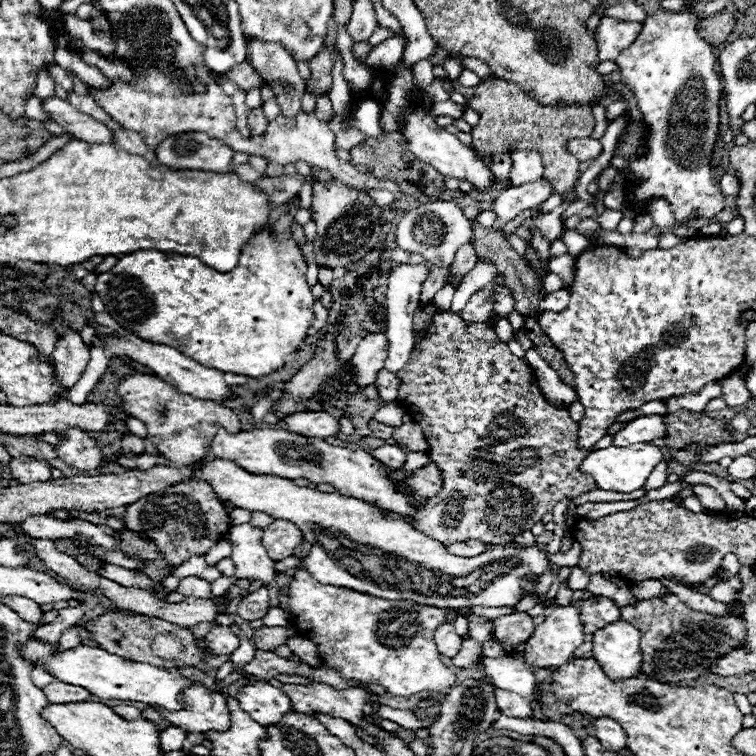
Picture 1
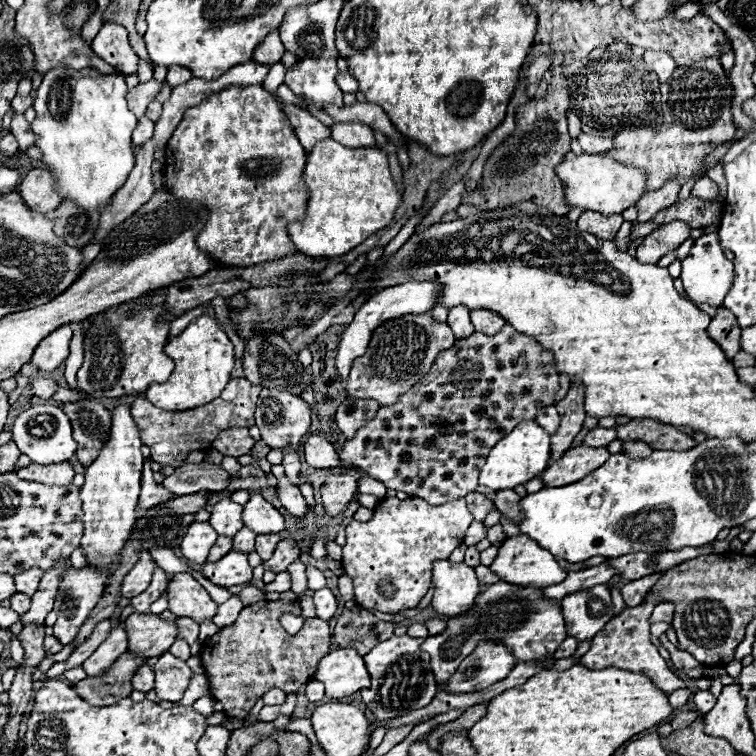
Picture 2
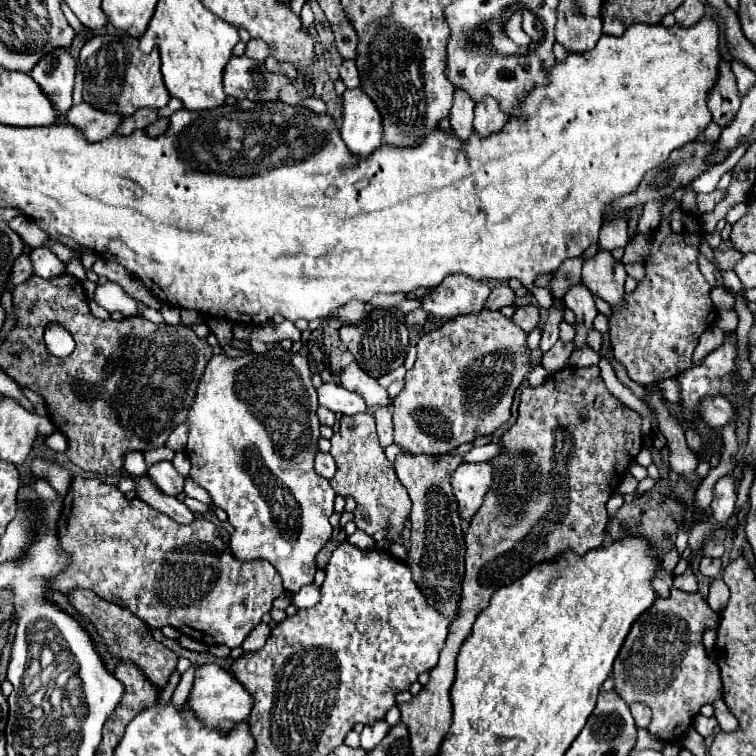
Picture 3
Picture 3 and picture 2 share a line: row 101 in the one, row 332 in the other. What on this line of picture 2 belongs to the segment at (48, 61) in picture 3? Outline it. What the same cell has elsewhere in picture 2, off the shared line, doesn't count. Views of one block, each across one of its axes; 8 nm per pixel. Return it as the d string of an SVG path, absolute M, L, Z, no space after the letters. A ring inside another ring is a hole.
M62 324L38 344L38 348L32 354L32 364L44 374L56 370L68 358L70 340L72 340L72 324Z

